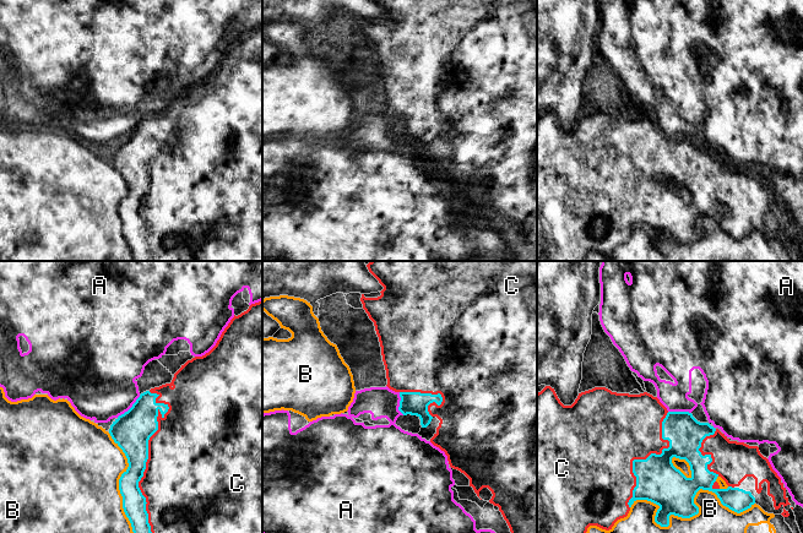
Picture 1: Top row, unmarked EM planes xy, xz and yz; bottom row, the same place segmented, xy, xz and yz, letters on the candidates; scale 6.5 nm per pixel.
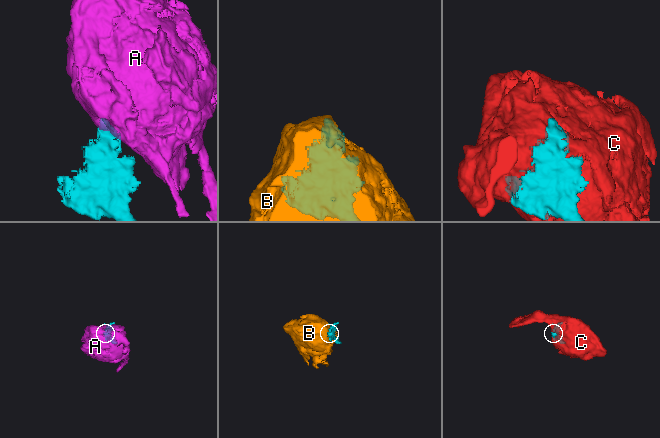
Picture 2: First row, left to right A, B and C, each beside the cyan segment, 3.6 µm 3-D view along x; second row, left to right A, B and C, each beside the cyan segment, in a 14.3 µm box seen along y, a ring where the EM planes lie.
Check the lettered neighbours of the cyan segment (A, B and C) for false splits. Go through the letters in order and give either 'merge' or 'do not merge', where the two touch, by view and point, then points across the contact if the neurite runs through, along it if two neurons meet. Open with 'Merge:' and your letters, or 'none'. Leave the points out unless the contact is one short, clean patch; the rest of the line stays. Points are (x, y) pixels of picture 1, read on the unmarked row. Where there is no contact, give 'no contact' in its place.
Merge: C
A: do not merge; meets cyan in xy at (130, 134); border along xy (140, 120), (126, 136), (117, 142)
B: do not merge; meets cyan in yz at (690, 241)
C: merge; meets cyan in xy at (147, 180)

